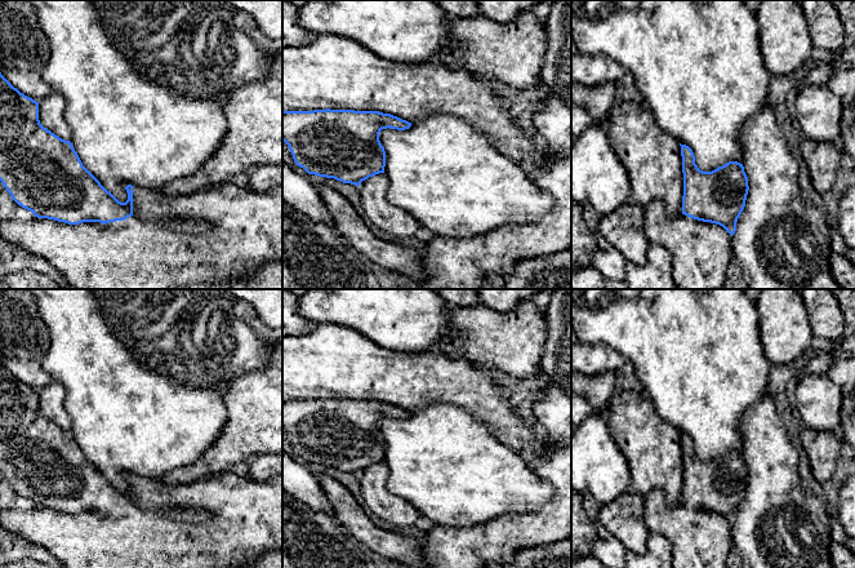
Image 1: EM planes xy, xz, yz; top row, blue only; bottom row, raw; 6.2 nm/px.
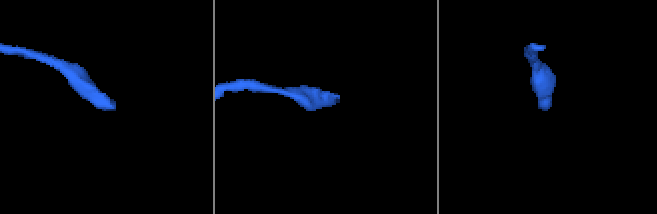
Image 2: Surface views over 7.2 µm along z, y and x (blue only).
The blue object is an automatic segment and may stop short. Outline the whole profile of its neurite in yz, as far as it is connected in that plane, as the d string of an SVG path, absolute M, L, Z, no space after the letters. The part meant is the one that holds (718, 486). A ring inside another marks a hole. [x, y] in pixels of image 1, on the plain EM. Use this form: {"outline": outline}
{"outline": "M686 434L680 435L683 462L682 502L669 507L663 491L650 491L644 496L644 523L649 532L659 533L669 541L673 568L726 568L727 554L732 546L731 525L736 520L736 511L745 496L749 479L748 466L743 453L738 451L729 451L712 461L703 461L695 453L693 439Z"}

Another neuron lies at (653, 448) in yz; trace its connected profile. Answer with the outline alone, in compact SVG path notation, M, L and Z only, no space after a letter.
M641 389L618 390L606 409L606 422L629 467L629 493L664 492L667 506L682 502L683 462L680 432L656 412Z

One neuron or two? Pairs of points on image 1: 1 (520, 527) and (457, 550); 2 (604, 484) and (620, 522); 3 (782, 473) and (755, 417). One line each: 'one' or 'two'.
1: one
2: two
3: one

